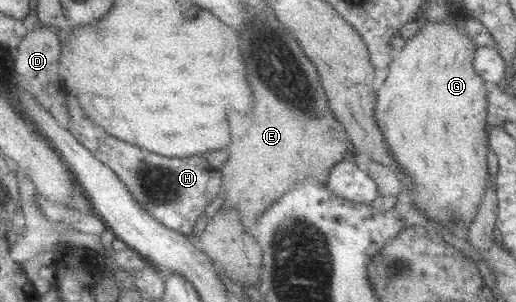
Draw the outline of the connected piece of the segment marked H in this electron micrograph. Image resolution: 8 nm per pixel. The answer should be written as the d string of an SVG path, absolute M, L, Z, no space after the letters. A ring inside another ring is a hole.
M67 93L70 113L69 130L76 134L85 146L89 147L107 166L113 167L124 179L125 184L136 195L137 200L151 212L151 215L163 222L168 228L180 231L187 236L193 235L197 222L206 214L207 208L221 196L223 173L213 166L207 158L167 158L141 146L121 140L111 134L94 118L87 114L85 107L75 93Z

